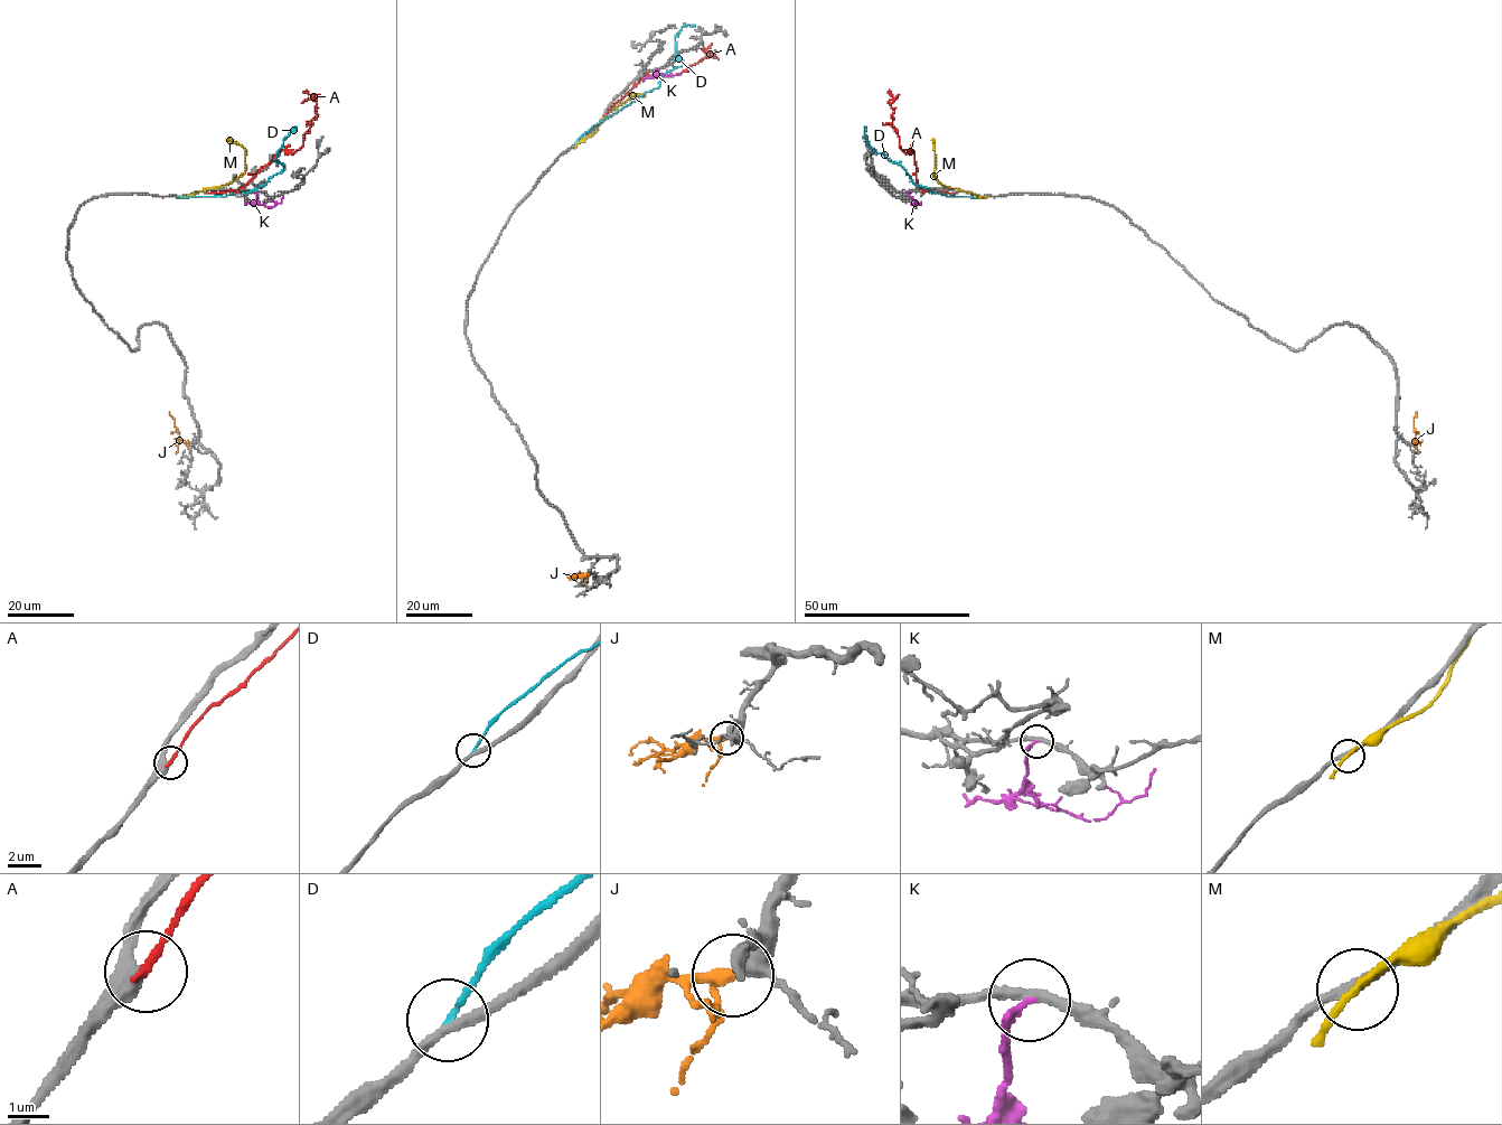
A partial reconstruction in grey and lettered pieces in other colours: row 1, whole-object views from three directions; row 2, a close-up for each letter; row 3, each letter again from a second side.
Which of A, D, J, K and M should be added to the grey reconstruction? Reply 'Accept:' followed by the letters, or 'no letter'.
Accept: J

